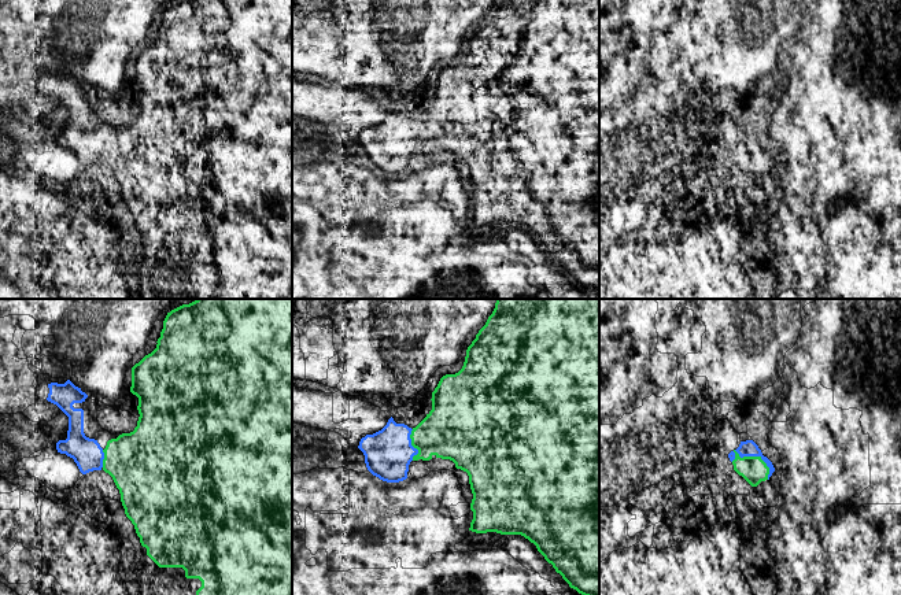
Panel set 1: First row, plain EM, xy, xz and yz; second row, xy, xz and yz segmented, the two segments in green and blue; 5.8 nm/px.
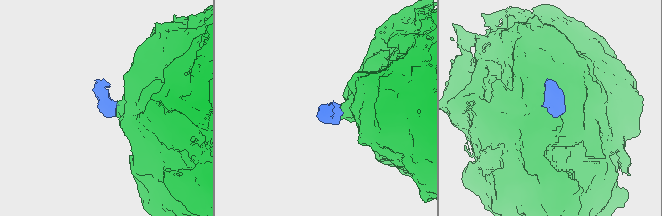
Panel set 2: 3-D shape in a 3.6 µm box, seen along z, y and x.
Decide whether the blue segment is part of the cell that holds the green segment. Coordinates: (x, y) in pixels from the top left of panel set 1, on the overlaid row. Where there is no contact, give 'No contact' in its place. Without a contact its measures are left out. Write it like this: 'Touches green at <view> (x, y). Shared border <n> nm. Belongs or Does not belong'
Touches green at yz (757, 457). Shared border 280 nm. Belongs

